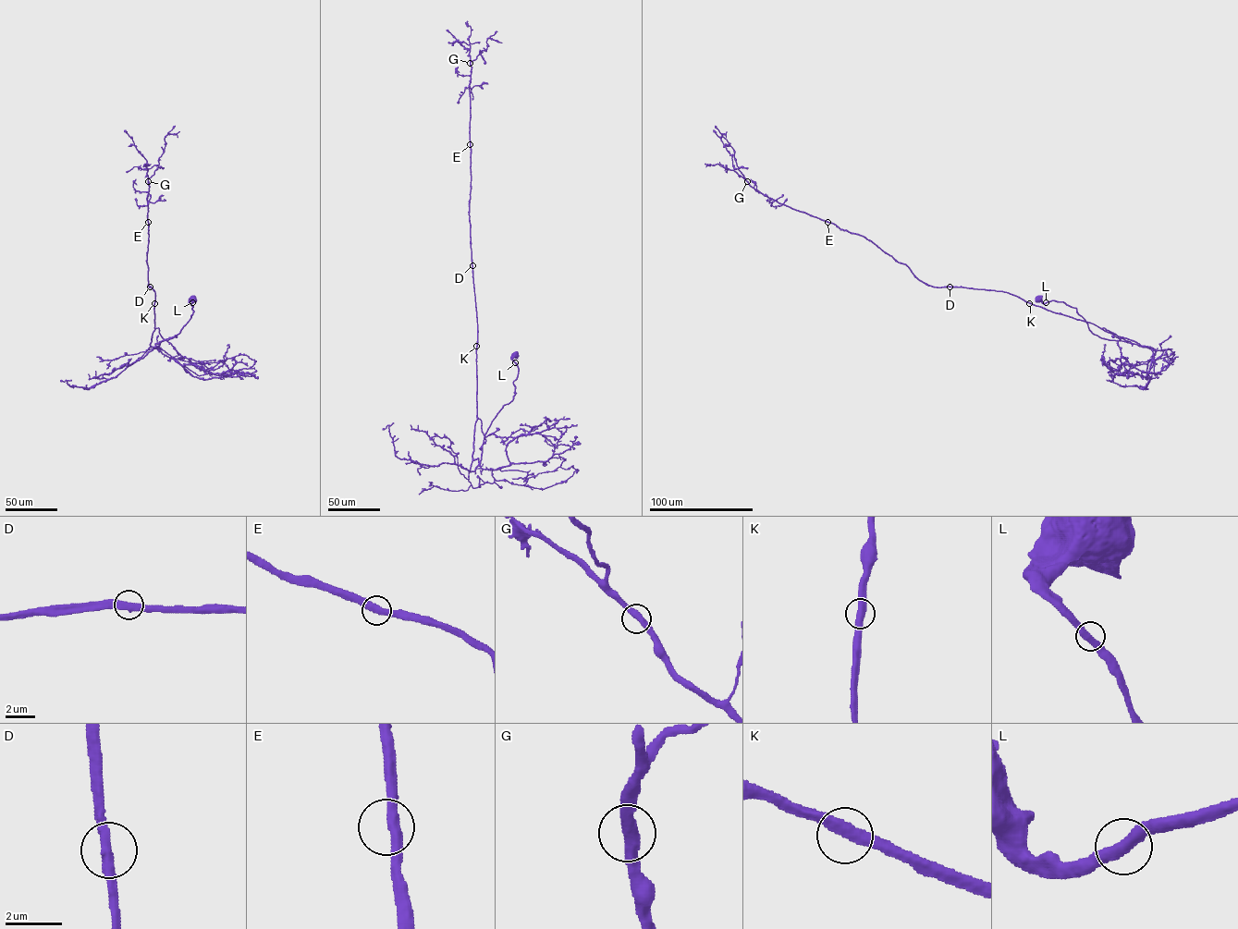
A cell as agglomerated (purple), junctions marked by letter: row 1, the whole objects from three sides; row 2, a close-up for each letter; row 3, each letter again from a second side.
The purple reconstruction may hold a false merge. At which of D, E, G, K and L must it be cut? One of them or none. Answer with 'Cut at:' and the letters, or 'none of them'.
Cut at: none of them

